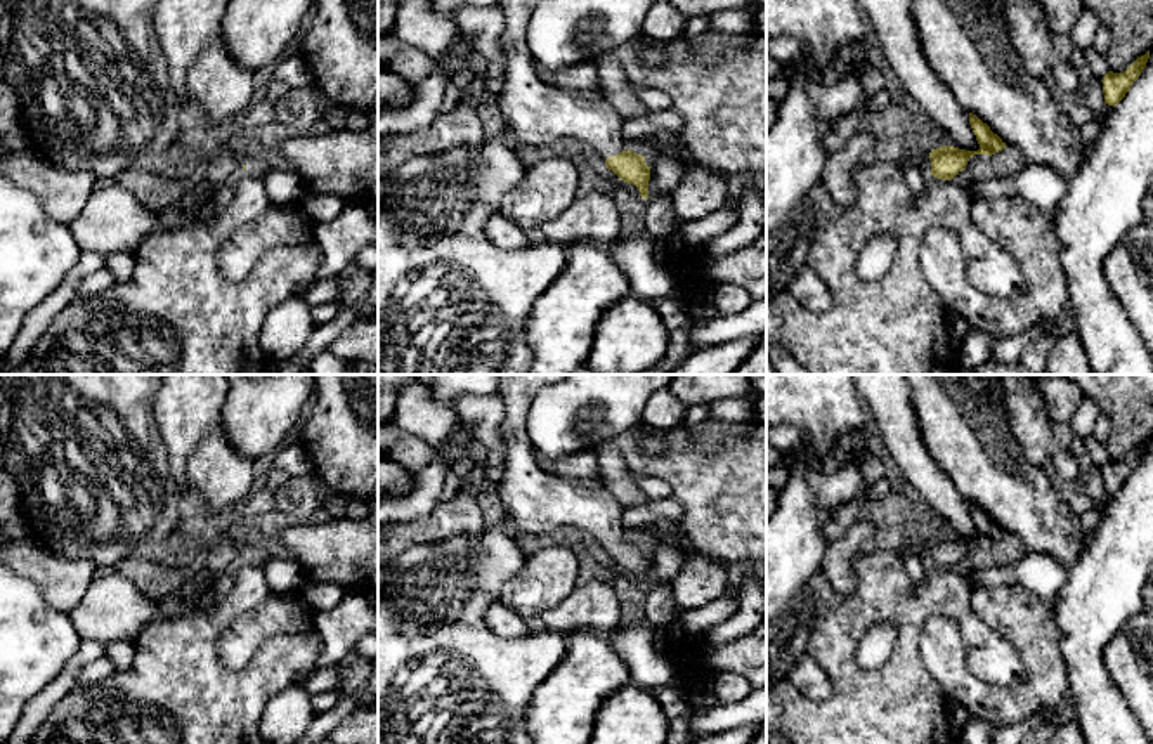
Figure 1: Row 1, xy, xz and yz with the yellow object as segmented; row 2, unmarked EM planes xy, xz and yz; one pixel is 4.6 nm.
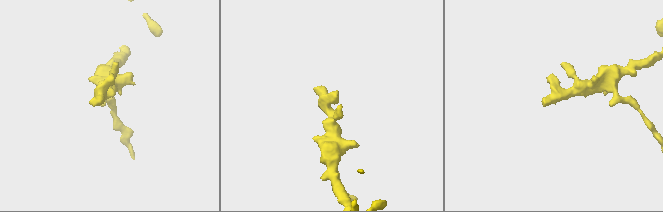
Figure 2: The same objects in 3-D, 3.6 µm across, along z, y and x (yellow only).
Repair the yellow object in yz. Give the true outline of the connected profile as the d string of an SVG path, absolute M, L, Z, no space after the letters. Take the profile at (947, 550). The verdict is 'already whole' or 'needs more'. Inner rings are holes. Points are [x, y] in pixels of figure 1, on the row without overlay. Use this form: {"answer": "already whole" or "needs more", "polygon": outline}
{"answer": "needs more", "polygon": "M969 501L969 513L980 532L978 539L966 539L954 534L931 538L929 545L914 551L926 565L933 564L941 569L952 569L959 560L966 558L967 550L974 543L995 543L1006 536L1006 531L990 519L976 503Z"}

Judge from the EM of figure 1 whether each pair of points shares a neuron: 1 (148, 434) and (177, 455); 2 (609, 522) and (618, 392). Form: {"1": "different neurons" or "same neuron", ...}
{"1": "different neurons", "2": "different neurons"}

